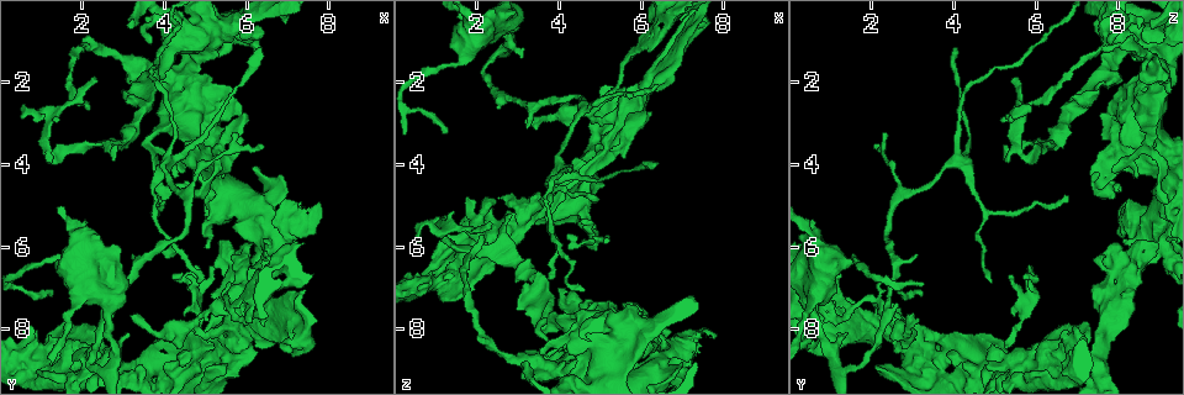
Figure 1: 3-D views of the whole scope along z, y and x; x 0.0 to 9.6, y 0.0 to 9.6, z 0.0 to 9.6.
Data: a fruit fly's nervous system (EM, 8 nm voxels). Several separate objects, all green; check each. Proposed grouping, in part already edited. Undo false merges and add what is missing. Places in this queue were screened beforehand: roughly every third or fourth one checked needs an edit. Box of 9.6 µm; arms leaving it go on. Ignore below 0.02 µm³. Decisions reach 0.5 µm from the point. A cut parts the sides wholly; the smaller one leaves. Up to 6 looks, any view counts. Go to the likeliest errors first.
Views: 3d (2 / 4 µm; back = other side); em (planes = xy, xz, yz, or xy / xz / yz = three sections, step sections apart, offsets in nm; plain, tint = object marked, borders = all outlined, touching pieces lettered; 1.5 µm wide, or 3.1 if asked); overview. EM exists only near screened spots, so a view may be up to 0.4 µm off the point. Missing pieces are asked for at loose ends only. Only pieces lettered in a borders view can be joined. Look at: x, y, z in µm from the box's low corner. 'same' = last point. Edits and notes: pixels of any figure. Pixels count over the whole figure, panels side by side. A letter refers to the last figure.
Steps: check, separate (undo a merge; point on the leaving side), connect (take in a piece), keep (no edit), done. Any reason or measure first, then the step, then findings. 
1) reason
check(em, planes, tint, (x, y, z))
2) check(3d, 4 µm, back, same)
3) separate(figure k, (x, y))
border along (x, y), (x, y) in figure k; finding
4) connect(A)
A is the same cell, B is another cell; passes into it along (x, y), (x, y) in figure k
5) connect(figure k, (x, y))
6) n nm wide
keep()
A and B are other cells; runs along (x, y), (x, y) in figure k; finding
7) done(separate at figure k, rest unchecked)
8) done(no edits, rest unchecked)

narrows sharply
check(em, planes, plain, (5.05, 7.60, 2.45))

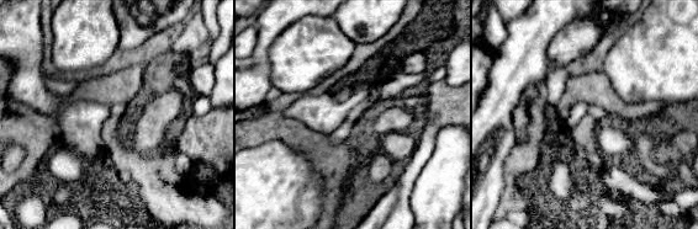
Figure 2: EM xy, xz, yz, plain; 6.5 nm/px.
check(em, planes, tint, same)

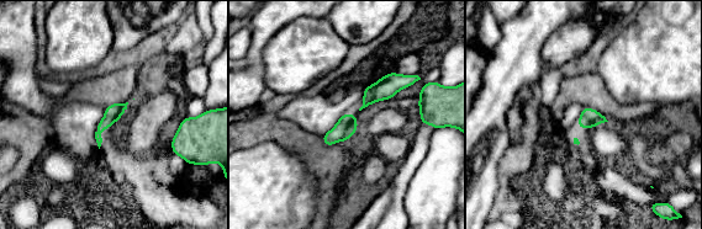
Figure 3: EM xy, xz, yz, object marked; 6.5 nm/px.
see the neighbours
check(em, planes, borders, same)

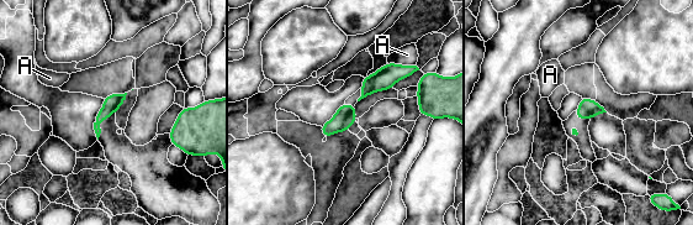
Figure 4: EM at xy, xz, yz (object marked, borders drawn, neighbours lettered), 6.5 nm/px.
keep()
A is another cell; border along (387, 62), (414, 66) in figure 4; continuous, no second neuron

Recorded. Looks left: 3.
thin end
check(em, planes, borders, (4.50, 7.70, 5.50))

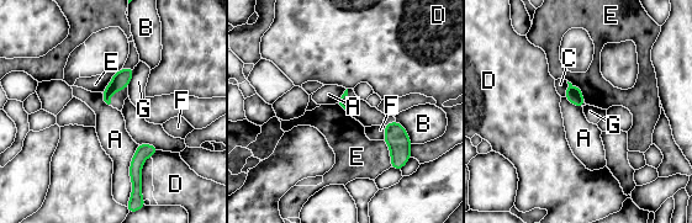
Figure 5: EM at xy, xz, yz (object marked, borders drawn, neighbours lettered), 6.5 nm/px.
keep()
A, B, C, D, E, F and G are other cells; border along (135, 68), (127, 86) in figure 5; no lettered piece goes on from it

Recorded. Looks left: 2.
done(no edits, rest unchecked)

